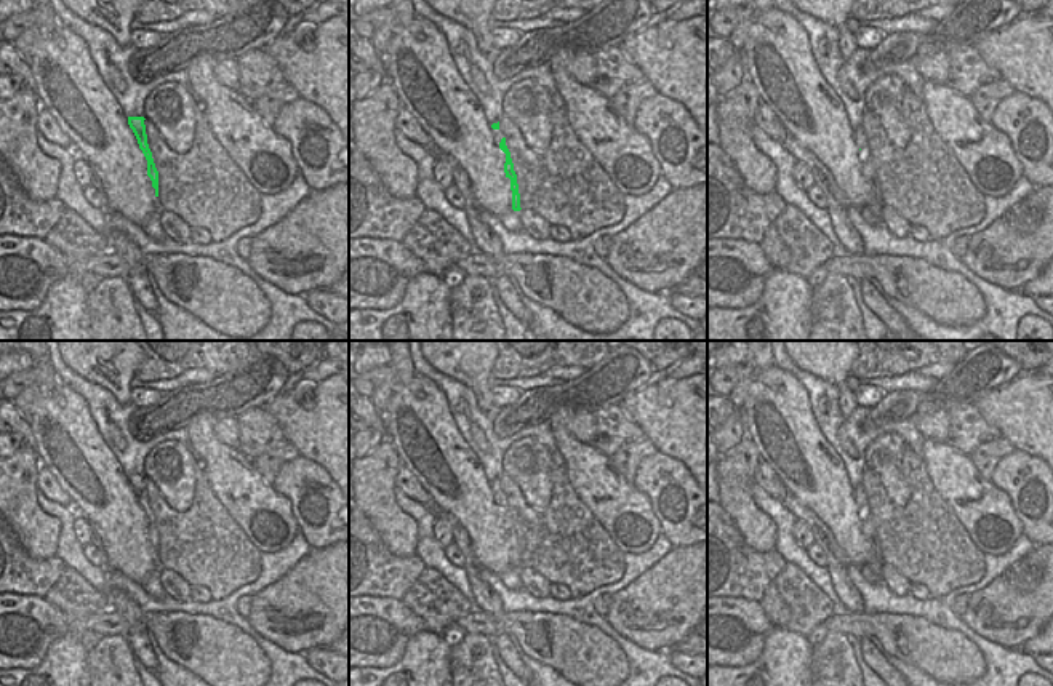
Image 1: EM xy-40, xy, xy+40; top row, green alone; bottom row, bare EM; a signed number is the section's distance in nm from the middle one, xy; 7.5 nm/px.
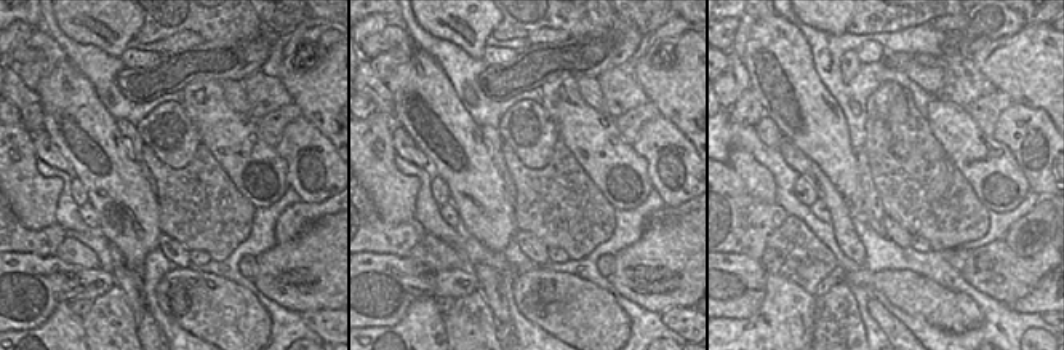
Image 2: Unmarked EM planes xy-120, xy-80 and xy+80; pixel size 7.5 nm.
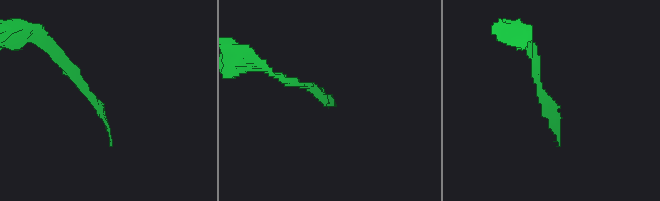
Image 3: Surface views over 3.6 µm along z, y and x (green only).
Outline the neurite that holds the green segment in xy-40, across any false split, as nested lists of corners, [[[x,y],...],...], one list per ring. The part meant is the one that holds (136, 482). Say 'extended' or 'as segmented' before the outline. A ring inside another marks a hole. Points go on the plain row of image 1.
as segmented; [[[128,475],[128,483],[133,488],[139,507],[142,509],[146,518],[147,518],[147,534],[152,539],[152,545],[155,547],[155,555],[158,555],[158,529],[155,526],[152,510],[147,502],[147,493],[146,493],[146,483],[144,483],[144,475]]]

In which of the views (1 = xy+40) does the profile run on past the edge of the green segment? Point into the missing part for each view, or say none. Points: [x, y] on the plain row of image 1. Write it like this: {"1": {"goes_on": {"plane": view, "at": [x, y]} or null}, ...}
{"1": {"goes_on": null}}

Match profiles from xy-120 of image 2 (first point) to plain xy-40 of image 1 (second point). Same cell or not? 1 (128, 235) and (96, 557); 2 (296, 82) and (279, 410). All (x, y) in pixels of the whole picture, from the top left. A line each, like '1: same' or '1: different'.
1: different
2: same

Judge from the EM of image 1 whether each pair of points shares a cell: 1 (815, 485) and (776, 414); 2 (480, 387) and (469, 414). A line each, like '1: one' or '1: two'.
1: one
2: two

